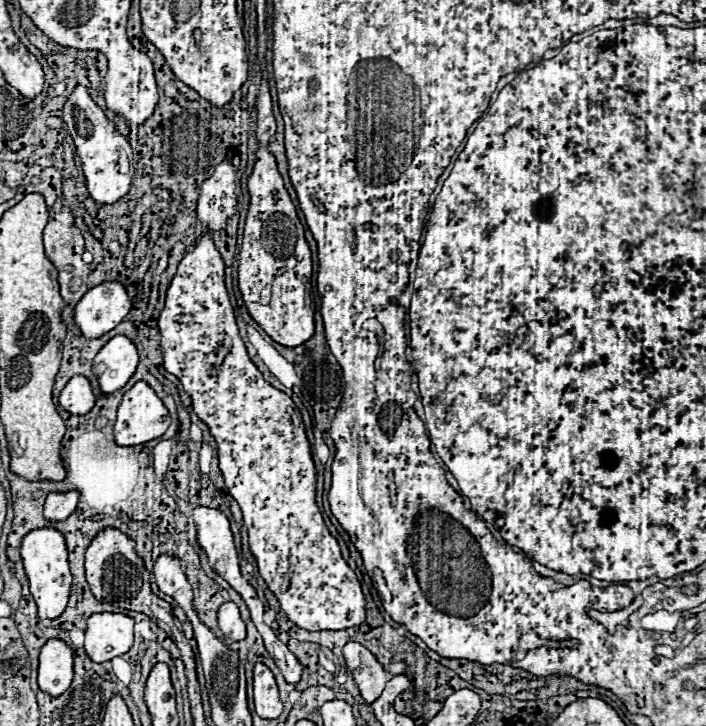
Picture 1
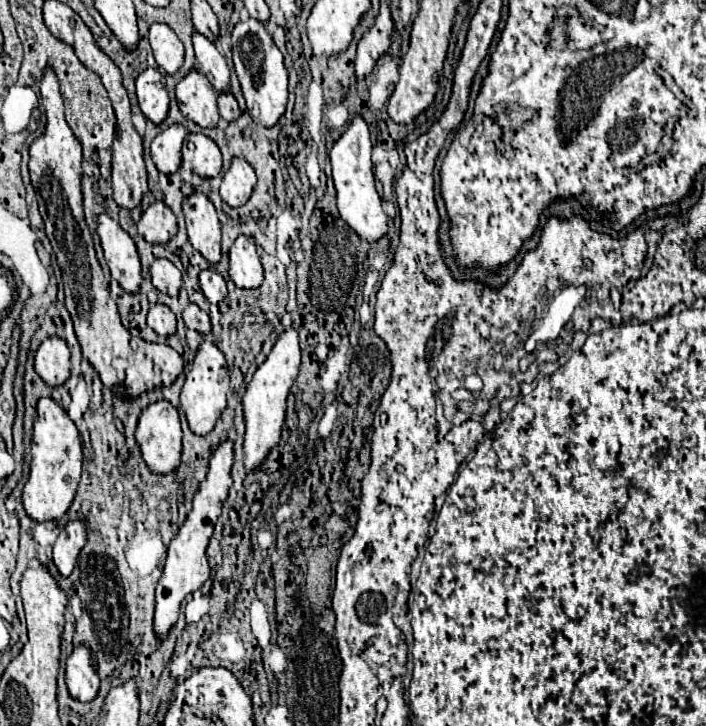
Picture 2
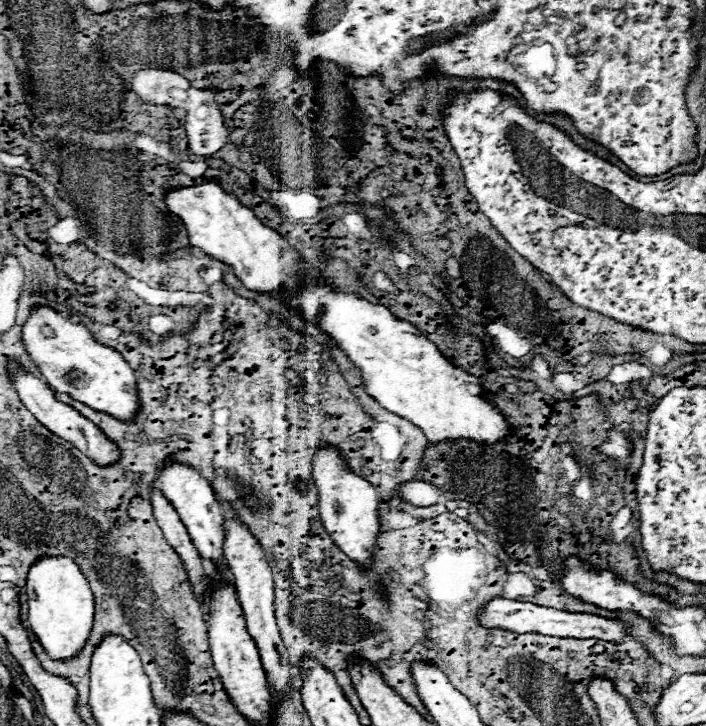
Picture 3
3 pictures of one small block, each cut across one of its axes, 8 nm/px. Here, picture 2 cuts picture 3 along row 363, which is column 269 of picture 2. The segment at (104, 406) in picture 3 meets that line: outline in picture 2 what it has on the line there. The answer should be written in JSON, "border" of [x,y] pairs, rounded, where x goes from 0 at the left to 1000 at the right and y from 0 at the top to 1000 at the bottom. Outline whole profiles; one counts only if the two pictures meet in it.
{"border":[[[354,25],[331,36],[329,77],[331,77],[331,94],[334,94],[357,165],[380,176],[388,174],[394,163],[402,157],[402,149],[408,140],[408,96],[402,91],[399,72],[394,69],[394,63],[388,61],[385,50],[377,44],[368,28]]]}

